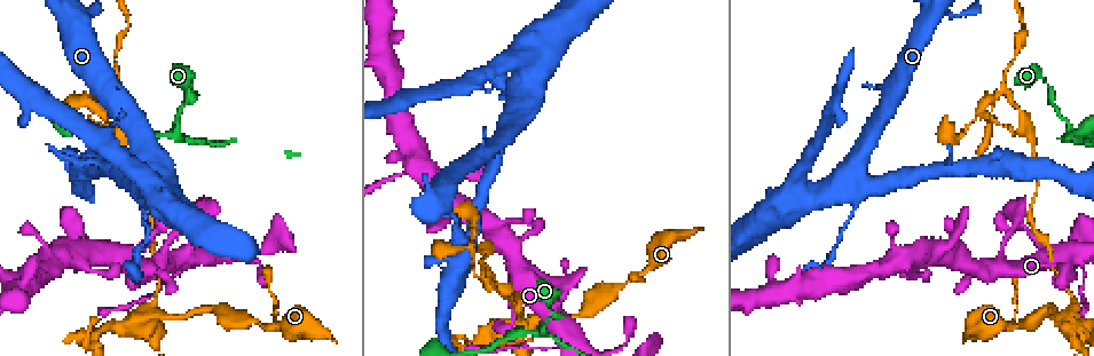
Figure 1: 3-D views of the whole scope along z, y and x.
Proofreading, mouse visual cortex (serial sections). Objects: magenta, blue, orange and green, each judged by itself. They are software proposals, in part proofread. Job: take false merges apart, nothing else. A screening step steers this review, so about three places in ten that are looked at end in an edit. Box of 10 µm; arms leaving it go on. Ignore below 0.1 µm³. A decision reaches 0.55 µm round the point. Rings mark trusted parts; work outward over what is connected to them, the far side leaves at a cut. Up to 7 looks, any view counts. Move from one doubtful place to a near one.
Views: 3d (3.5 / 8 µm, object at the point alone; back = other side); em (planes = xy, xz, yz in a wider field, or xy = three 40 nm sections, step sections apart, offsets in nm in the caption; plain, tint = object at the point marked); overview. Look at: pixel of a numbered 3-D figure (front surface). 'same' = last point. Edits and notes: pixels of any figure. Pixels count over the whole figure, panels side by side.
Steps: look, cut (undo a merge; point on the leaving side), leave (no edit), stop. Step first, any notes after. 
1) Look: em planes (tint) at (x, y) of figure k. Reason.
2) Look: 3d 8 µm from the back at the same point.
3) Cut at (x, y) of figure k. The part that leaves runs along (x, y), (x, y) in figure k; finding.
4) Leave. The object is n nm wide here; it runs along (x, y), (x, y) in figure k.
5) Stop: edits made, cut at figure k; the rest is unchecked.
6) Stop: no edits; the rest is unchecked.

Look: 3d 3.5 µm at (1069, 131) of figure 1. Abrupt turn.

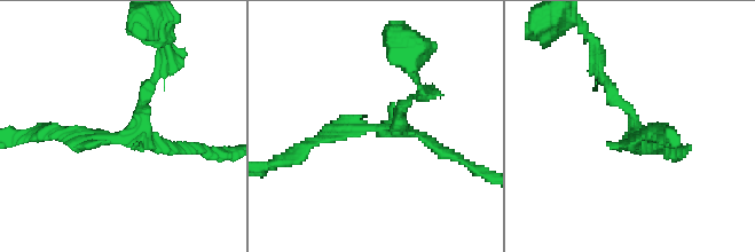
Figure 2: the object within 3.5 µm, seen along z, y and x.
Look: em xy step 5 (tint) at (392, 132) of figure 2. 3 arms meet here; the arms are 150, 150, 200 nm wide.

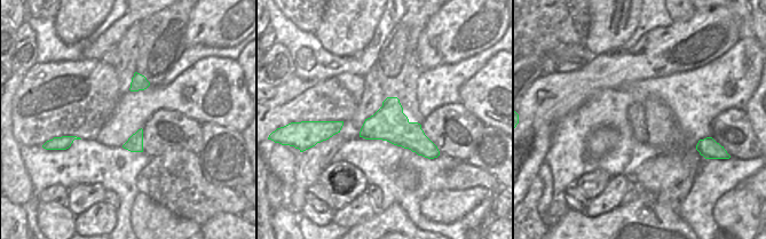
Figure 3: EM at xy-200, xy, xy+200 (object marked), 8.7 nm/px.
Leave. The object is 300 nm wide here; it runs along (159, 70), (131, 138), (68, 134) in figure 2; continuous, no second cell.

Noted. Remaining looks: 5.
Look: 3d 3.5 µm at (264, 324) of figure 1. Thick turns thin.

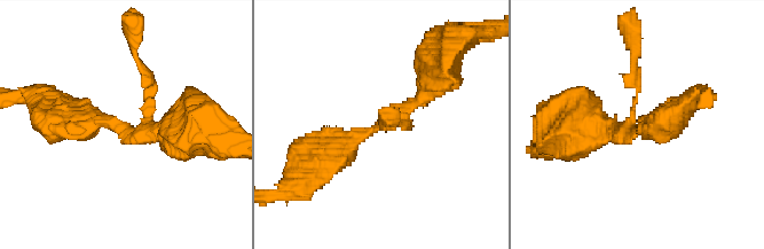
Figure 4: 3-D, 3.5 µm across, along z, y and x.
Look: em xy step 2 (tint) at (120, 124) of figure 4.

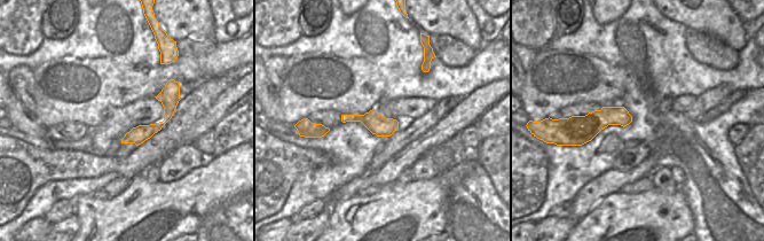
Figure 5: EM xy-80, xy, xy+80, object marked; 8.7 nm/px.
Leave. One cell here.

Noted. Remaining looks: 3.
Look: 3d 3.5 µm at (152, 317) of figure 1. Four arms meet.

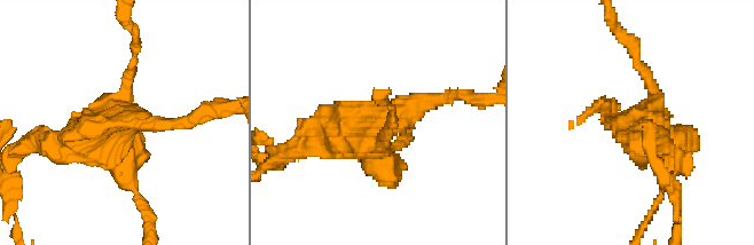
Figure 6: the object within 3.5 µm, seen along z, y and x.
Look: em xy step 3 (tint) at (118, 120) of figure 6. Now the EM.

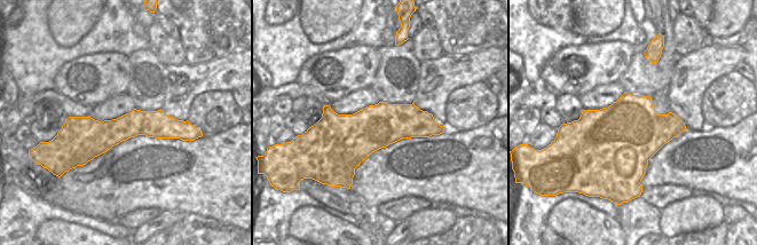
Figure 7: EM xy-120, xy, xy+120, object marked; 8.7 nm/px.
Look: em xy step 1 (tint) at the same point. Cut it another way.

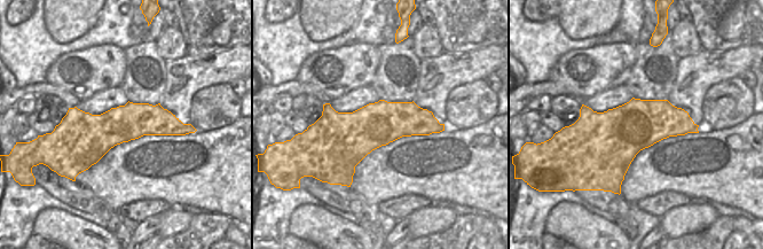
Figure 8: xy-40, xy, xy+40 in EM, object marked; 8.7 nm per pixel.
Cut at (636, 56) of figure 6. The part that leaves runs along (654, 91), (634, 48), (617, 26) in figure 6; two cells meet here.

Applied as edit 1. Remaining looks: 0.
Stop: edits made, cut at figure 6; the rest is unchecked.

